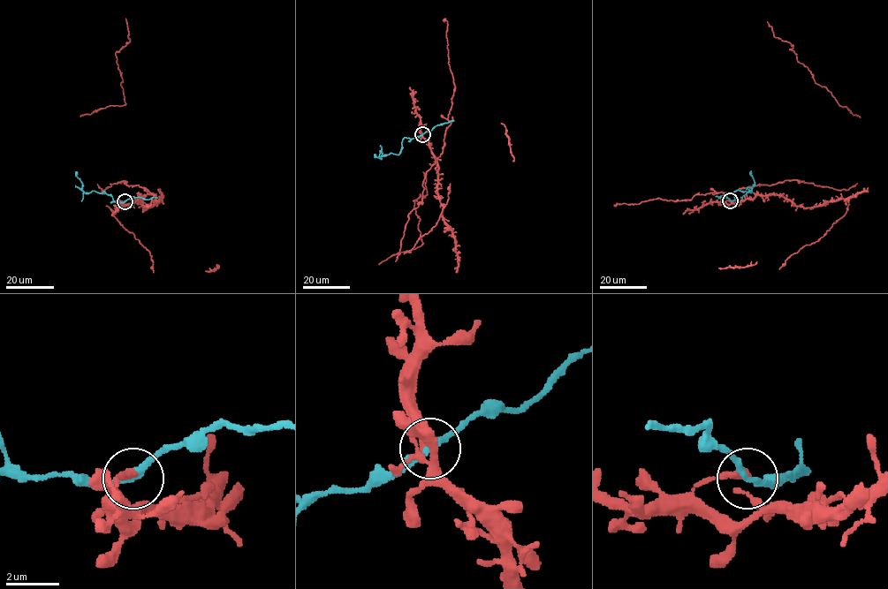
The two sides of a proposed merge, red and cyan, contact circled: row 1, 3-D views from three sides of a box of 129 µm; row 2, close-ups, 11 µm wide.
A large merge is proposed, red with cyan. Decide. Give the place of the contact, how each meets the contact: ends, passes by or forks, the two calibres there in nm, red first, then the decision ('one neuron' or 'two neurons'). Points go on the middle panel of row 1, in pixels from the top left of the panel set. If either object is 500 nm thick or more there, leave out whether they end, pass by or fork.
(422, 134) | red ends | cyan passes by | 360/240 nm | two neurons

